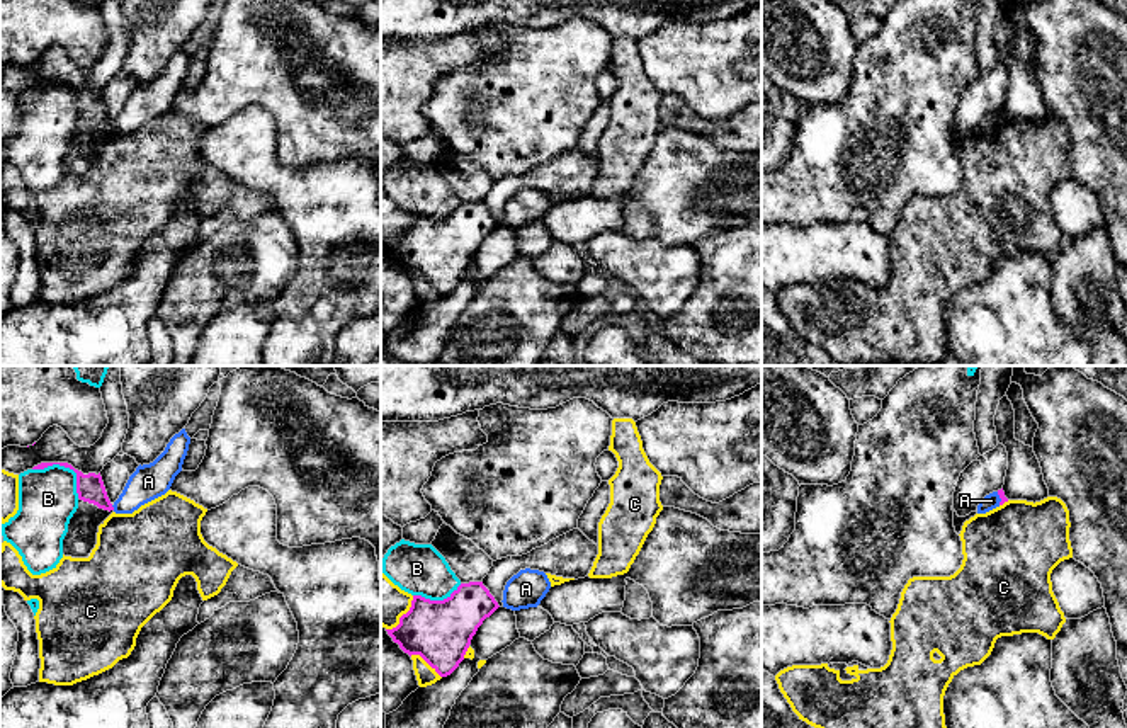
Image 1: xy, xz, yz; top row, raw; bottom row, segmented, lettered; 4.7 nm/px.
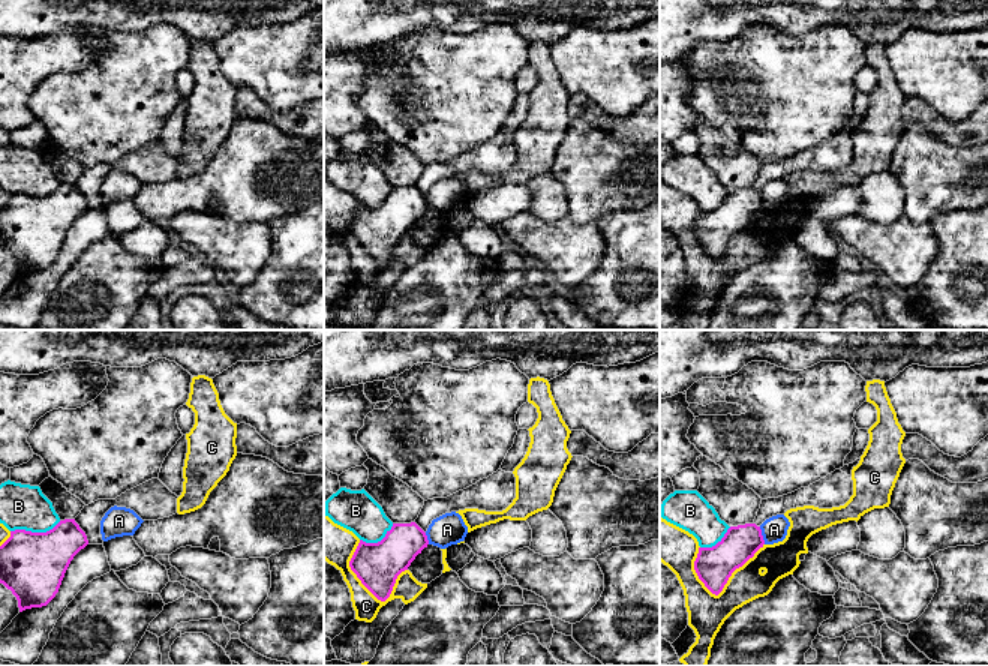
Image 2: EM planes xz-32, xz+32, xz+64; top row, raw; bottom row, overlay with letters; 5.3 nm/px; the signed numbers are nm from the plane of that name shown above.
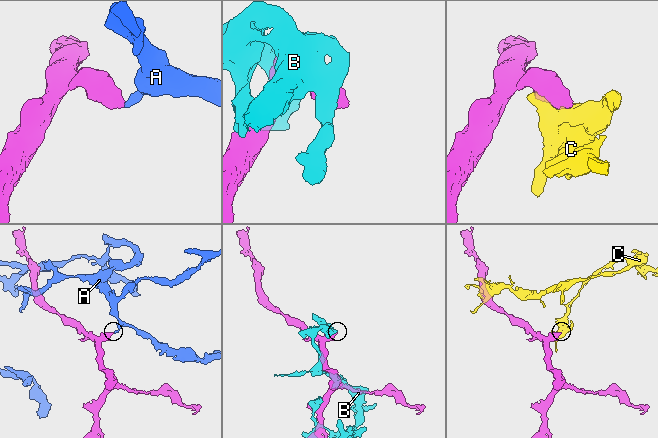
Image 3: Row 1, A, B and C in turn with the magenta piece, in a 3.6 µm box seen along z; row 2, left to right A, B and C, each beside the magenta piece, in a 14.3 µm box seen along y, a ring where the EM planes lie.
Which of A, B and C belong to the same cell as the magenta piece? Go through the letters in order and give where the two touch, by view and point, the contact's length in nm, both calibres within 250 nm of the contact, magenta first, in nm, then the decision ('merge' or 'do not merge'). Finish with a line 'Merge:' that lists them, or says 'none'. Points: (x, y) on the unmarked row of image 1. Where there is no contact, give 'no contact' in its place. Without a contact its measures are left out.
A: xy (113, 126) | 30 nm | 130/170 nm | do not merge
B: xy (67, 85) | 260 nm | 130/280 nm | do not merge
C: xz (425, 279) | 190 nm | 300/90 nm | do not merge
Merge: none

